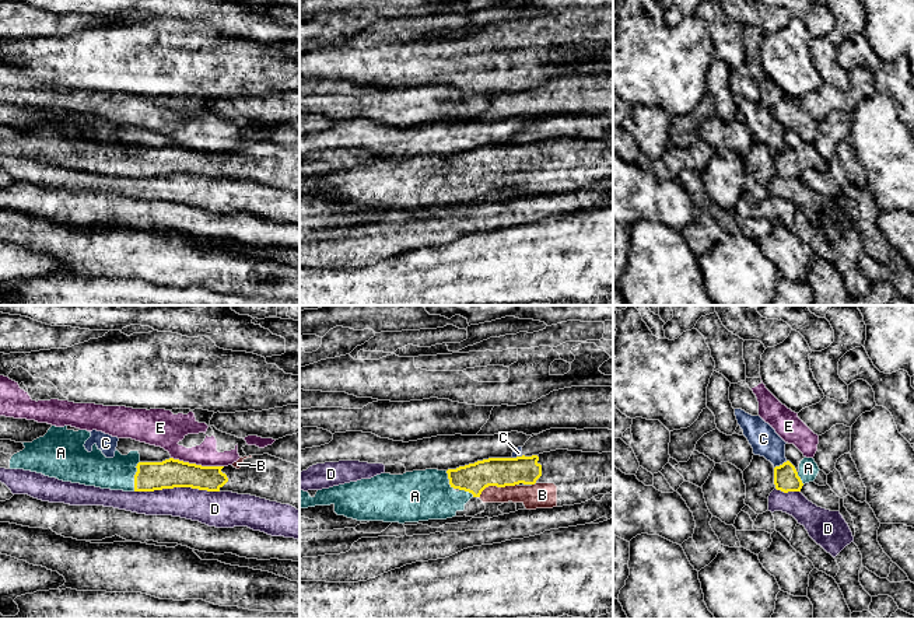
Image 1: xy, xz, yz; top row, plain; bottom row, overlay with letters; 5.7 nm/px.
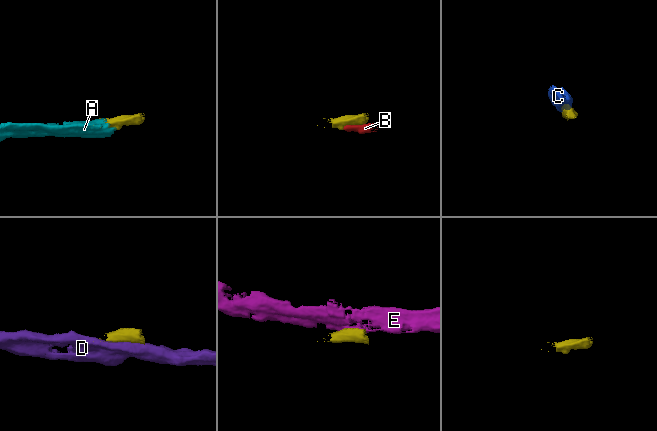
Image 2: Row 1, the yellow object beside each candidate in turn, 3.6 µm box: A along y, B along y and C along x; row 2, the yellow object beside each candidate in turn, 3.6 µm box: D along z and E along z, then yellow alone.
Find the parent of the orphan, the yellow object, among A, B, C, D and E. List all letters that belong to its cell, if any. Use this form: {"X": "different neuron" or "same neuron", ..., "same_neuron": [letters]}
{"A": "same neuron", "B": "same neuron", "C": "different neuron", "D": "different neuron", "E": "different neuron", "same_neuron": ["A", "B"]}

